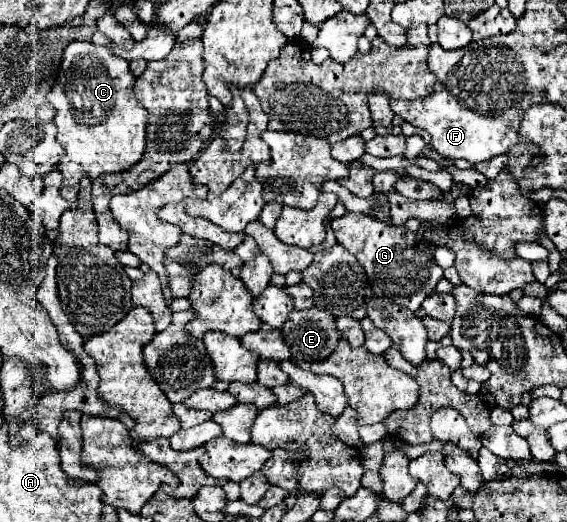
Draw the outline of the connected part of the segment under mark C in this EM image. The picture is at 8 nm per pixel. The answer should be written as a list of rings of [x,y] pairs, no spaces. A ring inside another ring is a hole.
[[[70,42],[64,48],[56,84],[46,98],[56,110],[56,140],[66,152],[58,164],[66,200],[78,196],[82,176],[96,178],[104,172],[128,170],[142,158],[148,114],[134,96],[134,82],[136,76],[130,72],[128,62],[118,58],[108,46]]]

